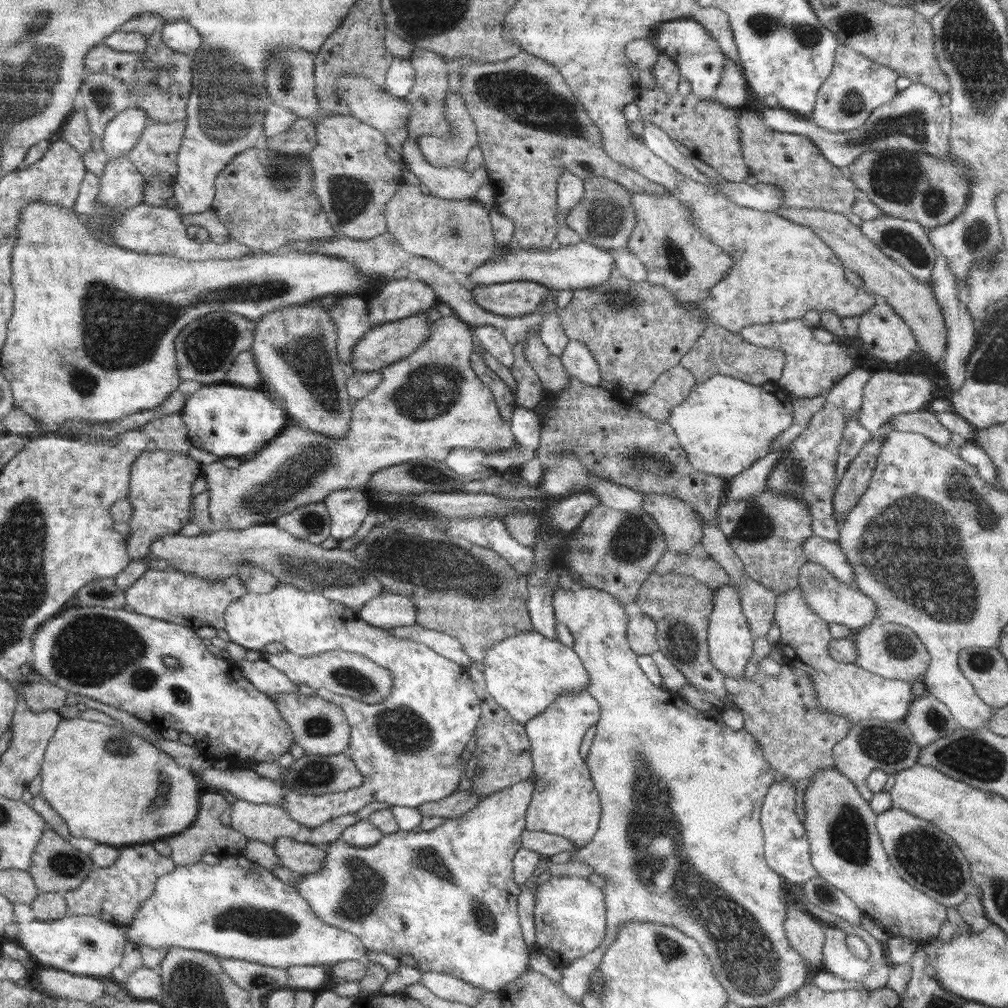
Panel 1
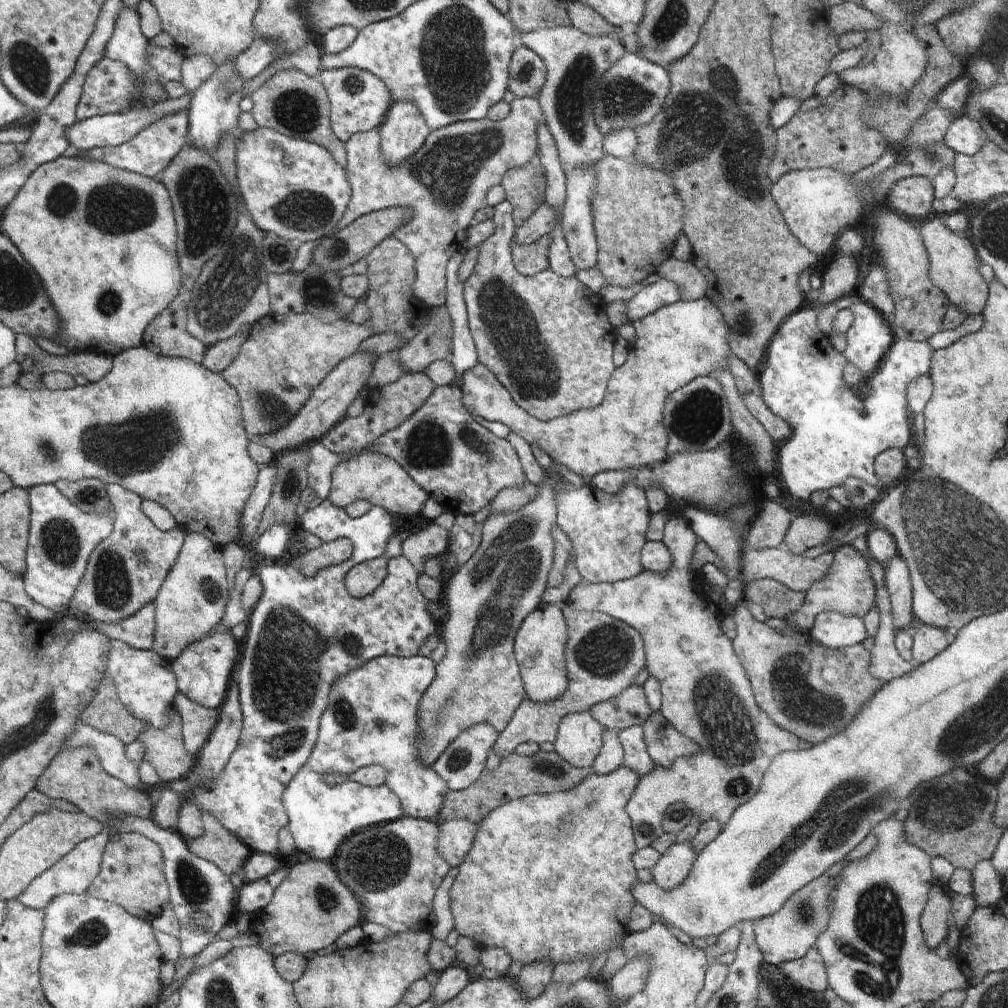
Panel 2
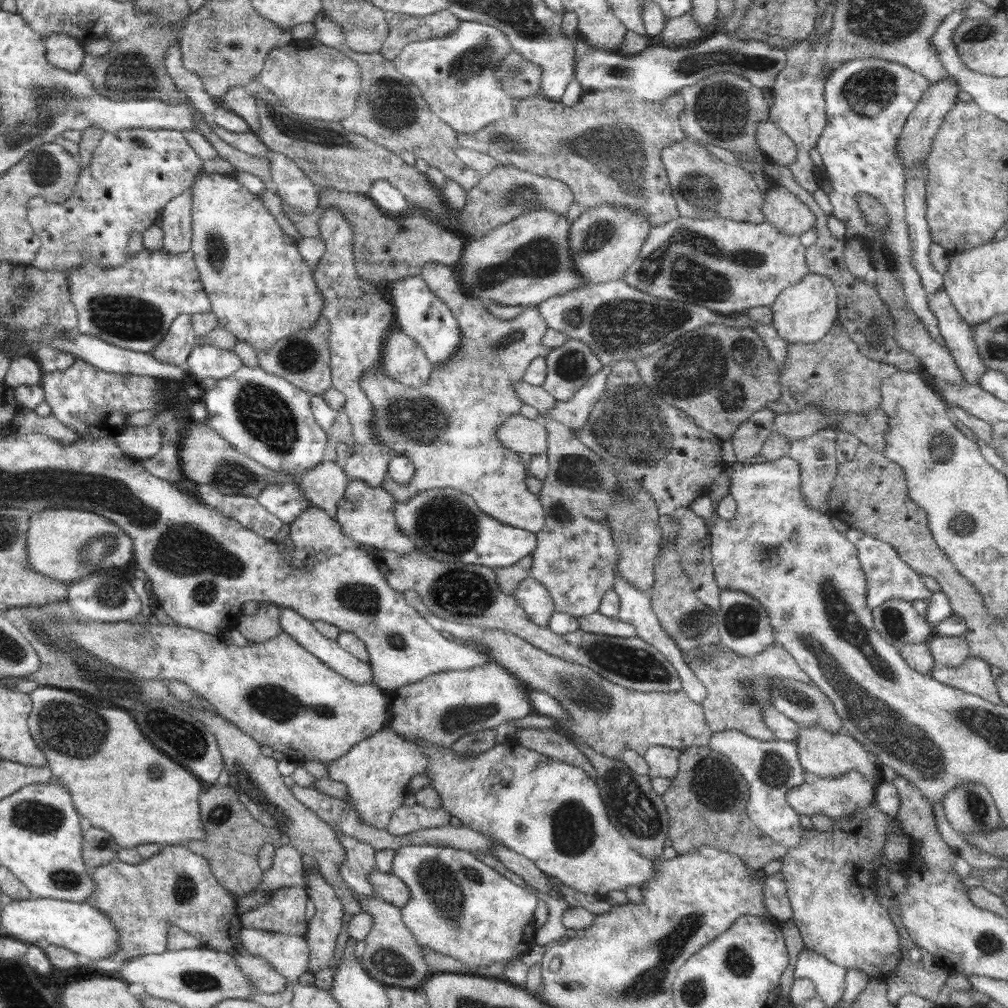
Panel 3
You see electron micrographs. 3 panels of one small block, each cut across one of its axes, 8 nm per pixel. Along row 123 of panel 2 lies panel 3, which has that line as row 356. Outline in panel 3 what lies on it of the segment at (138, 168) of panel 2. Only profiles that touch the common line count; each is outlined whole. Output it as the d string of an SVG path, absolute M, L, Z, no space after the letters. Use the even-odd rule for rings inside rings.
M178 315L170 325L166 337L158 347L148 354L154 355L162 362L188 369L190 352L200 346L199 338L195 336L191 315Z

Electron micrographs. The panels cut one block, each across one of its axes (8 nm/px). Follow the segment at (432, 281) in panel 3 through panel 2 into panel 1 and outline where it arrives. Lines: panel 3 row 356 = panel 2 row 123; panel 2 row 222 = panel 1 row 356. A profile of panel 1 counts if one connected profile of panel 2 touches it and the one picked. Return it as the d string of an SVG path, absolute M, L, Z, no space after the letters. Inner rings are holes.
M344 295L335 304L326 308L331 320L335 321L338 335L338 356L349 362L352 348L372 327L366 296ZM455 315L441 316L430 325L429 335L416 352L379 370L380 384L368 396L352 404L351 425L344 438L330 438L291 422L253 459L242 461L238 468L226 468L221 460L201 465L206 489L210 491L208 506L214 530L272 525L279 516L293 509L323 502L330 492L365 489L370 477L387 466L418 459L444 461L451 452L450 448L478 448L487 453L511 449L515 445L511 423L502 419L492 391L470 367L474 351L472 328Z

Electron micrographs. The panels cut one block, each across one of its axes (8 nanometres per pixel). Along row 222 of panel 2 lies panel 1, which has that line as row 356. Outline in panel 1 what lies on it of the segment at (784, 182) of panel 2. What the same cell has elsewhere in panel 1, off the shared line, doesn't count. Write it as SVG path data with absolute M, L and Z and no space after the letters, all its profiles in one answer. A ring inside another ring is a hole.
M802 318L768 324L752 324L739 330L738 334L754 346L776 348L784 352L785 365L776 383L793 398L814 398L814 396L824 396L843 376L857 366L856 359L850 354L848 348L834 341L827 344L816 341L813 329L814 327Z

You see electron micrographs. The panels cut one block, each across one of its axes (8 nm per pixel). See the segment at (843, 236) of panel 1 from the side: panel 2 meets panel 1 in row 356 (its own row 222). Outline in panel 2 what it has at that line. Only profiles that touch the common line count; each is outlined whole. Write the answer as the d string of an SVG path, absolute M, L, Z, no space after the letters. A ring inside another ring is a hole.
M935 215L932 220L918 228L928 253L928 276L934 286L946 294L951 306L962 310L964 314L974 316L974 314L982 313L989 295L989 285L980 274L979 268L983 263L968 236L946 228L939 215Z

